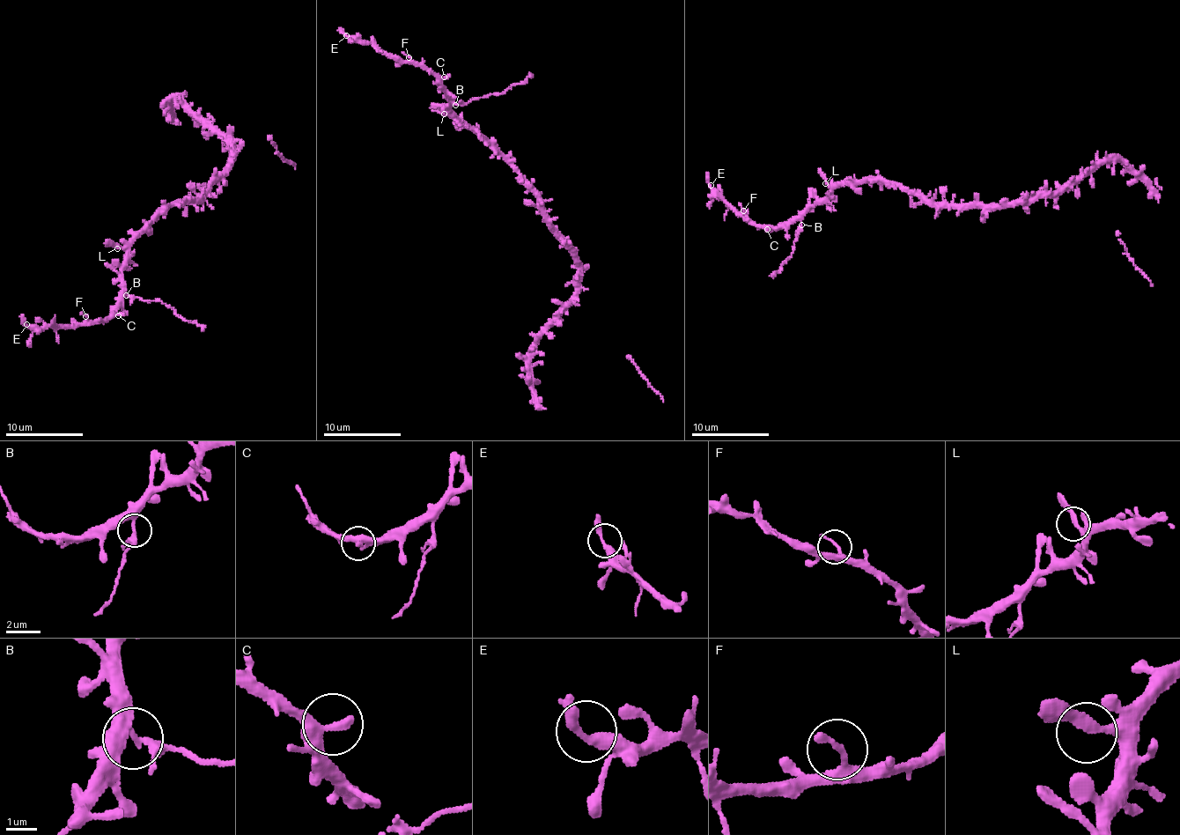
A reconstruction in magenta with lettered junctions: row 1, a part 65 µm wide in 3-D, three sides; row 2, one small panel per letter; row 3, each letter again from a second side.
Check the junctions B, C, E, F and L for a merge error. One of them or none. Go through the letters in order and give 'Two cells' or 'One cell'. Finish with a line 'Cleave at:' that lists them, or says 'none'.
B: Two cells
C: One cell
E: One cell
F: One cell
L: One cell
Cleave at: B

